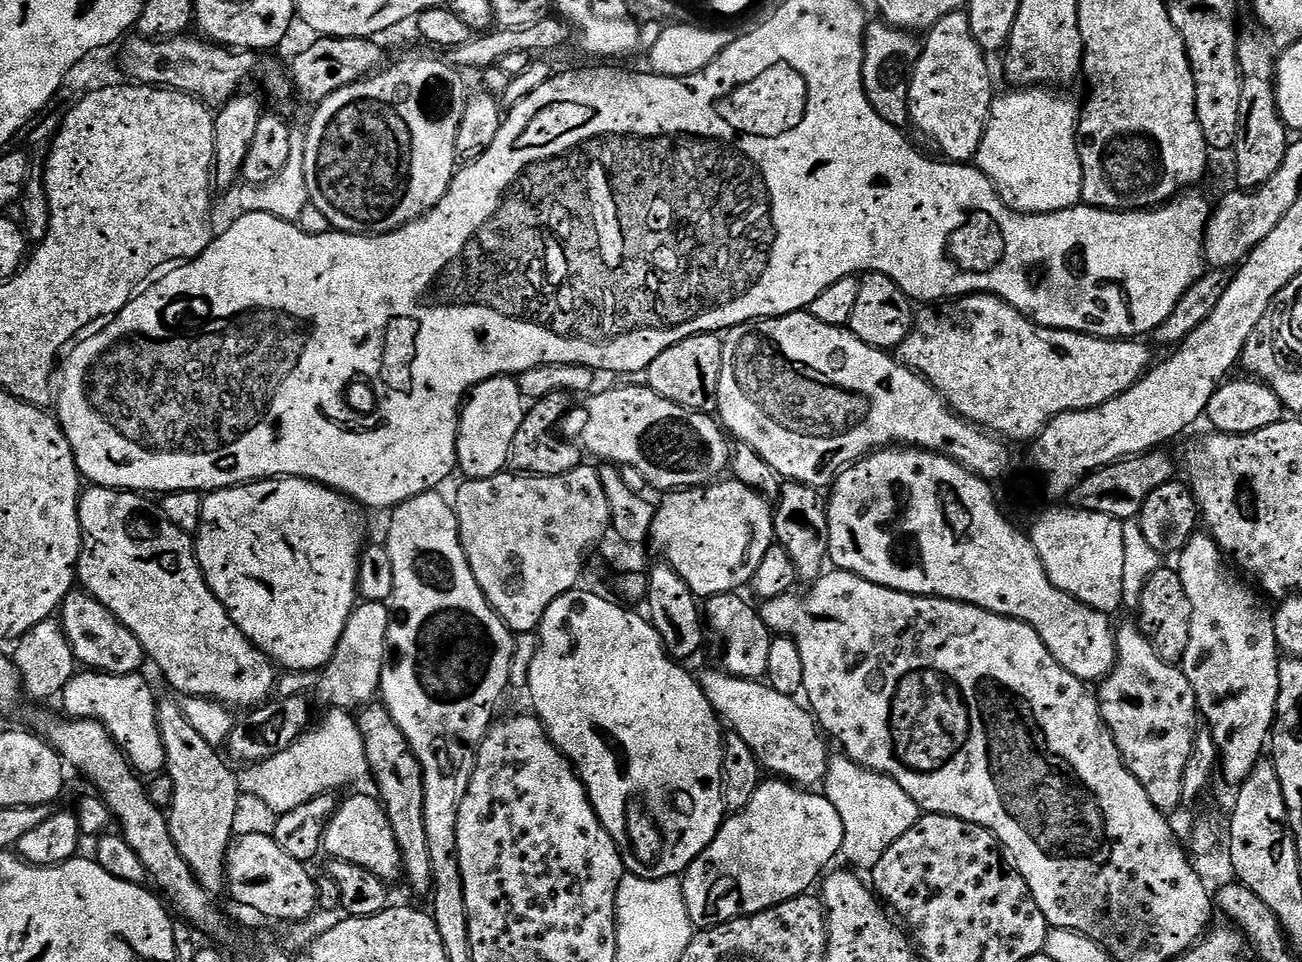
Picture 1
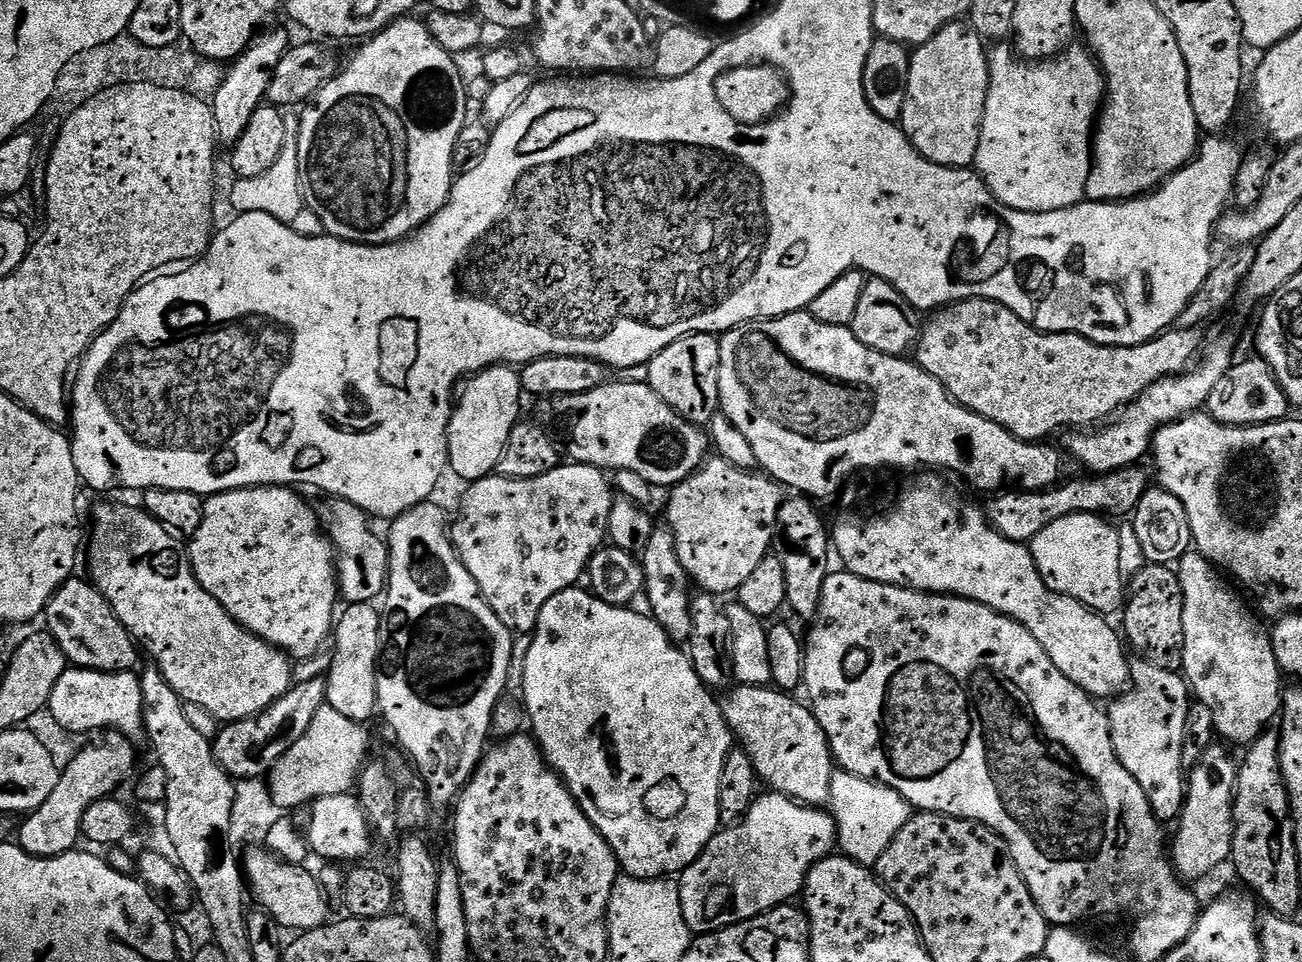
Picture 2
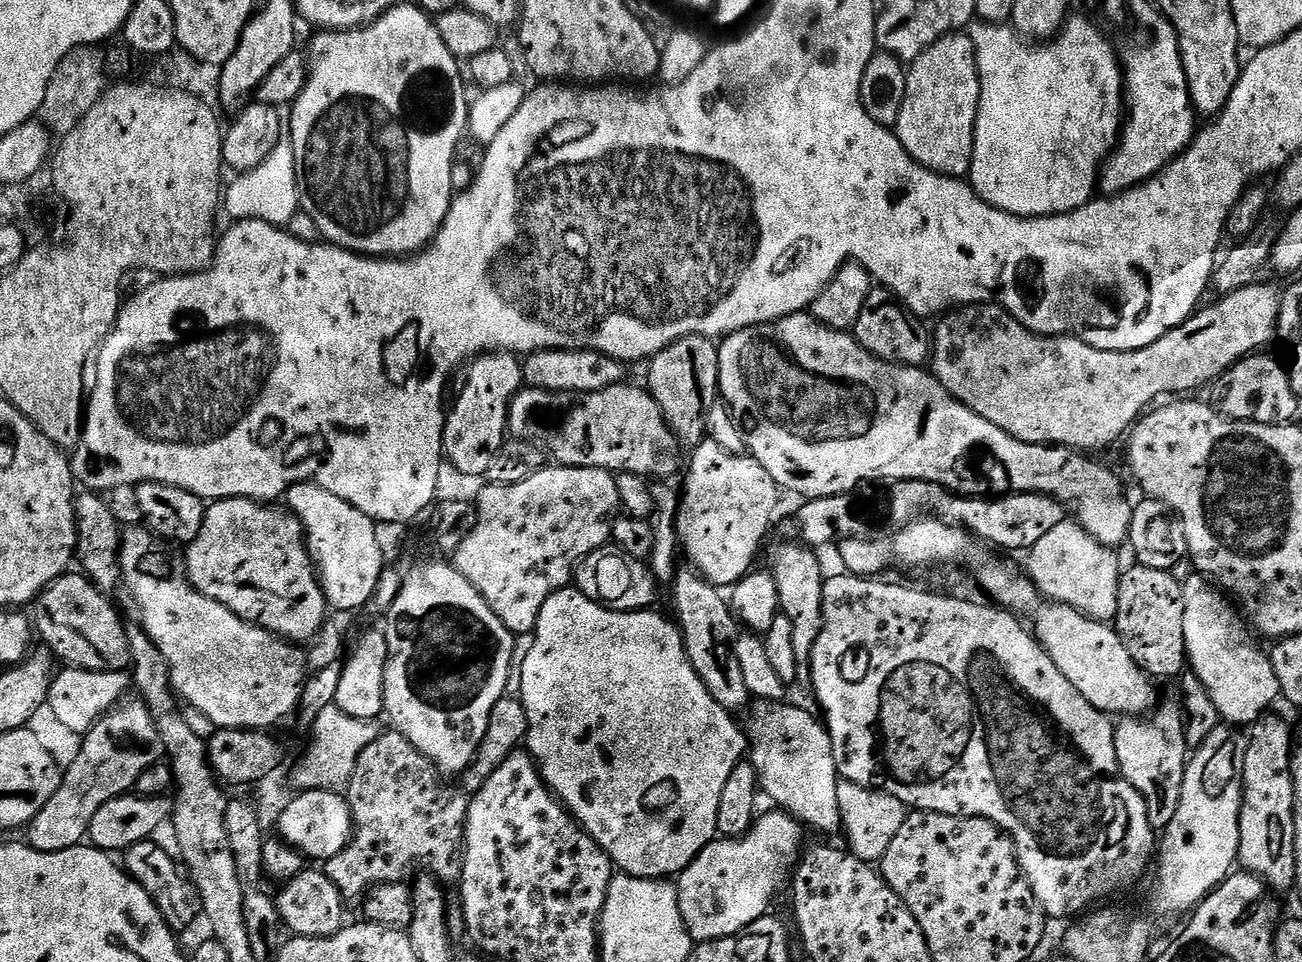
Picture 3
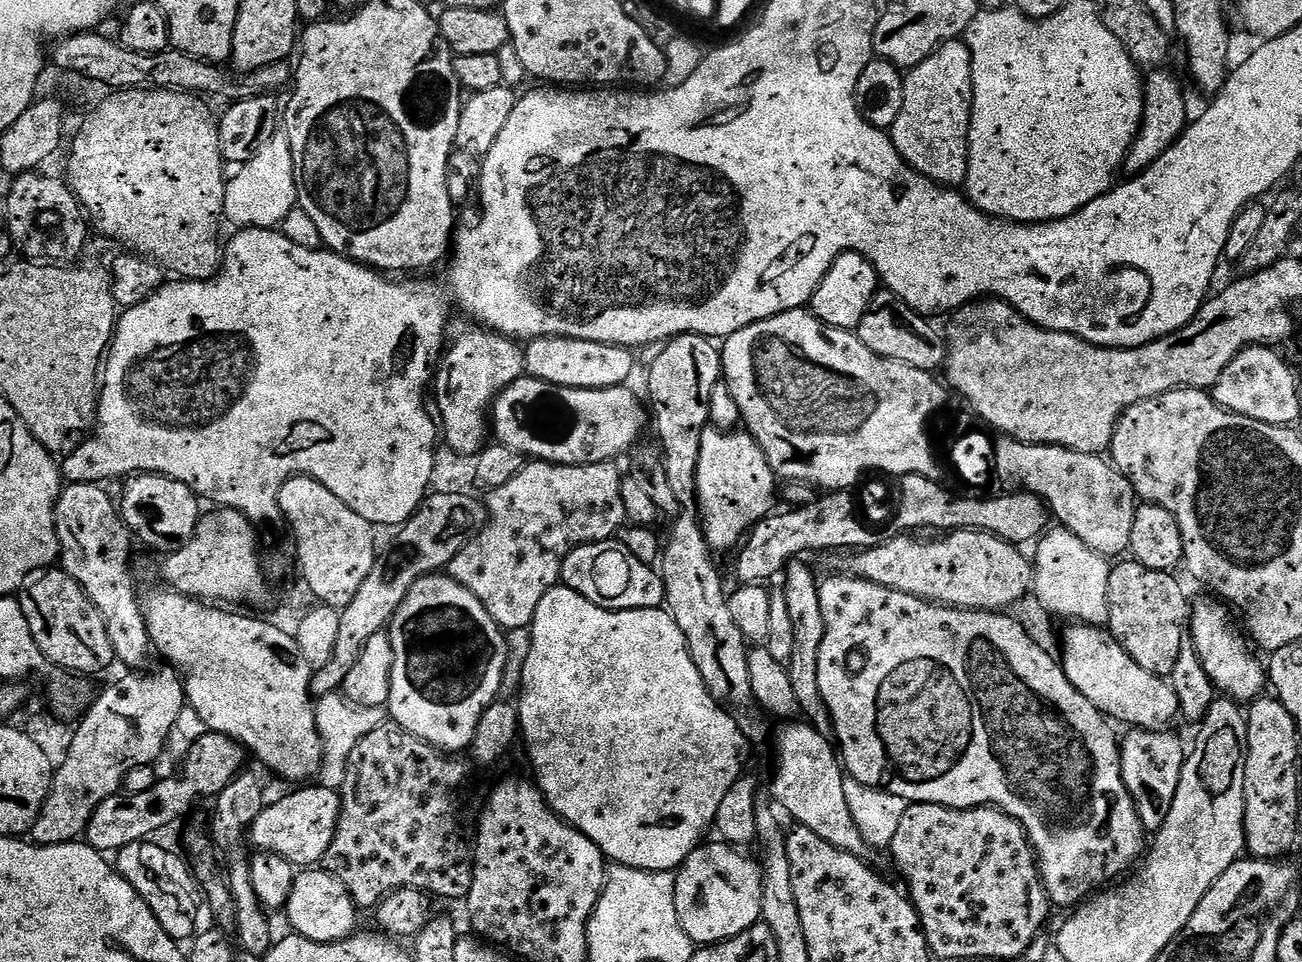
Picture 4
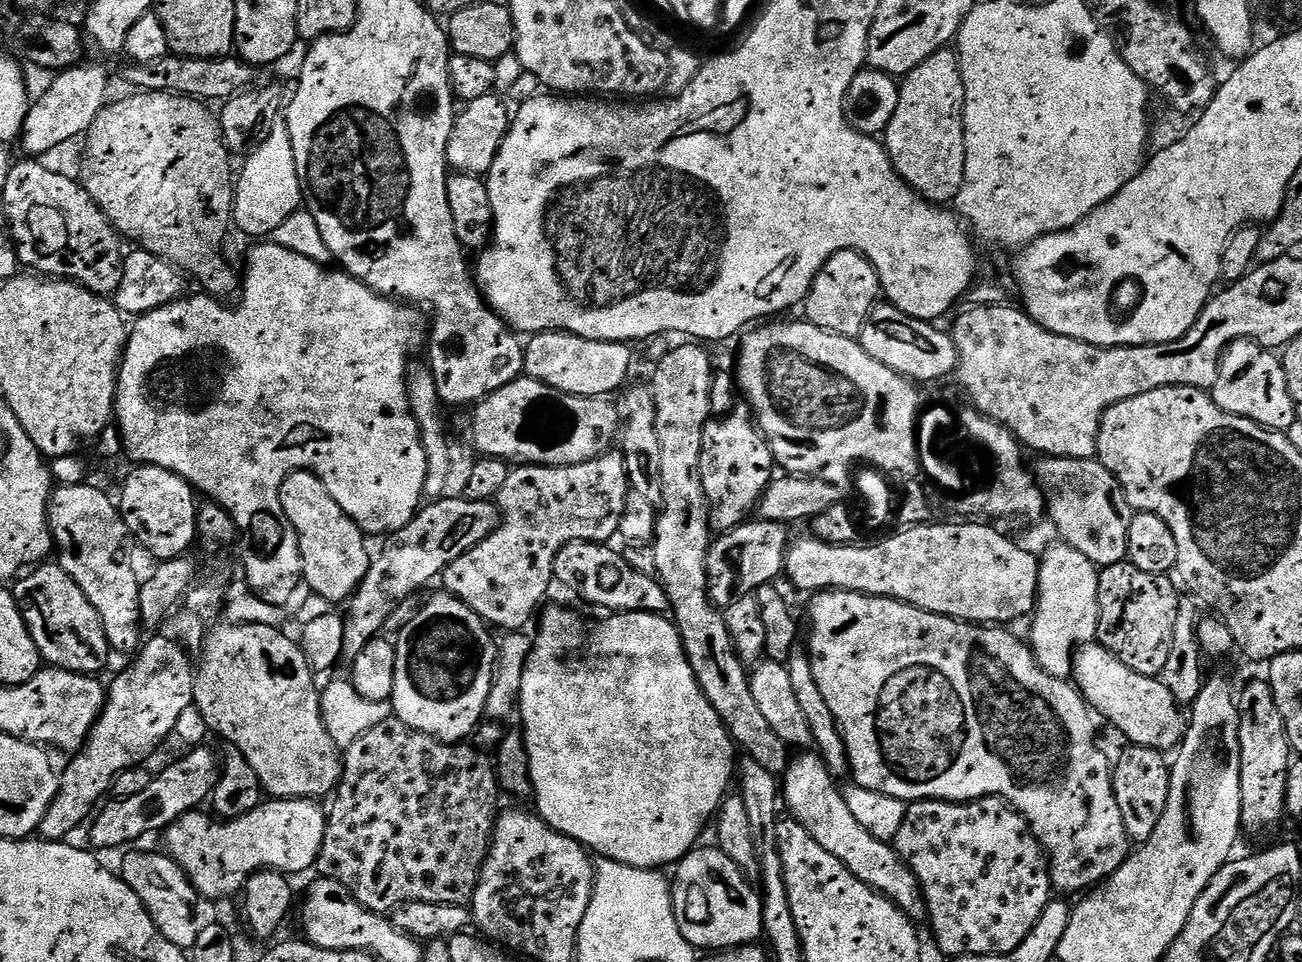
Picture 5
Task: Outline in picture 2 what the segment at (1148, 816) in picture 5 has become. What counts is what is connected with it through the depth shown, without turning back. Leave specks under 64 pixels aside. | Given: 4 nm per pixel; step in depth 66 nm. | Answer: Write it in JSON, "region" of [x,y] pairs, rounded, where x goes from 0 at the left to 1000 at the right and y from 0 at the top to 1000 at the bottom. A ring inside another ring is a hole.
{"region":[[[873,684],[868,690],[868,714],[852,732],[854,733],[850,733],[849,743],[857,786],[871,813],[877,817],[877,825],[880,825],[889,852],[902,853],[909,841],[911,826],[908,775],[914,735],[912,708],[906,699],[892,696],[892,692]]]}

